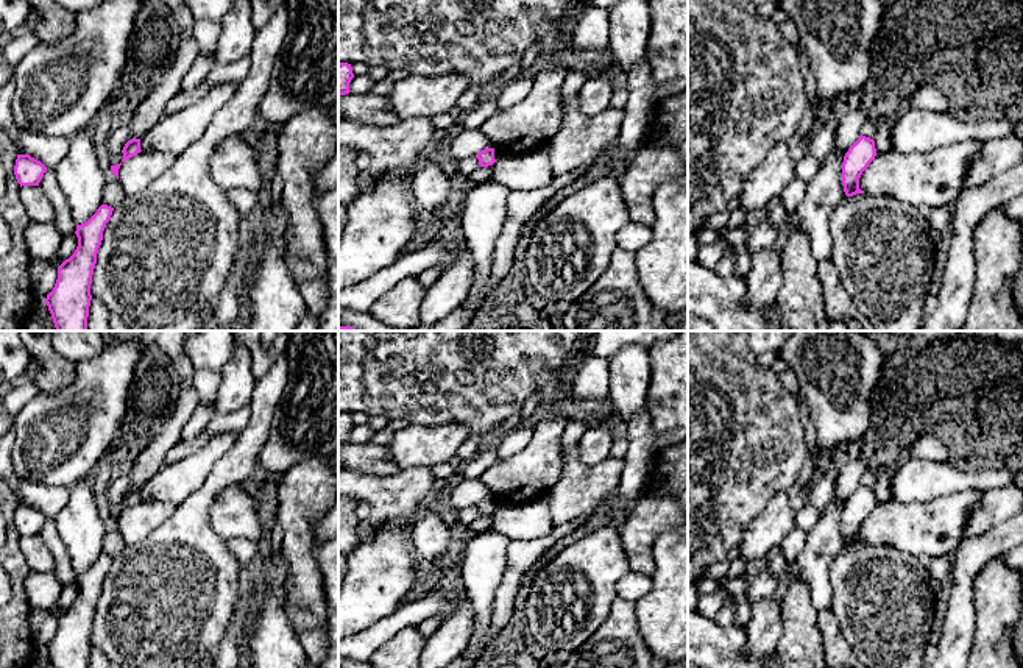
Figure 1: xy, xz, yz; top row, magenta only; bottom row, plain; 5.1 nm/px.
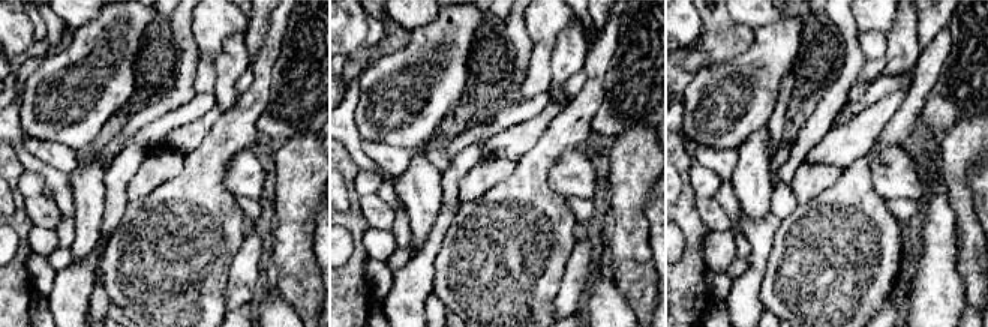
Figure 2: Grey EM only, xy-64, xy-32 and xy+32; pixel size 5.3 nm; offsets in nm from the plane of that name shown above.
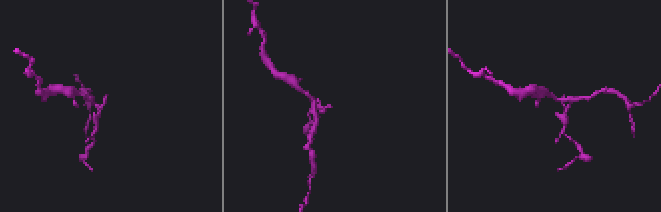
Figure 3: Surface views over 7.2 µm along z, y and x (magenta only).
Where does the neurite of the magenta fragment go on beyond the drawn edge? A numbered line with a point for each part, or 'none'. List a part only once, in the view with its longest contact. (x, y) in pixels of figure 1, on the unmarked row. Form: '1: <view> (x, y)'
none

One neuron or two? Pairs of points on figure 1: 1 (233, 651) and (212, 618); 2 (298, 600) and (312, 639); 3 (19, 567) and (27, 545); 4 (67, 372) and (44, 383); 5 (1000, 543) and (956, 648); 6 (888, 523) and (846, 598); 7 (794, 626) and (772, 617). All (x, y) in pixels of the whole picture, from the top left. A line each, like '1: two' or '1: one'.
1: two
2: one
3: two
4: one
5: one
6: two
7: two

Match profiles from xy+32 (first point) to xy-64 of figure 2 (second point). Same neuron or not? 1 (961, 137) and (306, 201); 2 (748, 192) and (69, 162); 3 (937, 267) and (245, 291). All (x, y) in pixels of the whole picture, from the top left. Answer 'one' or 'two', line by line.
1: one
2: two
3: two

